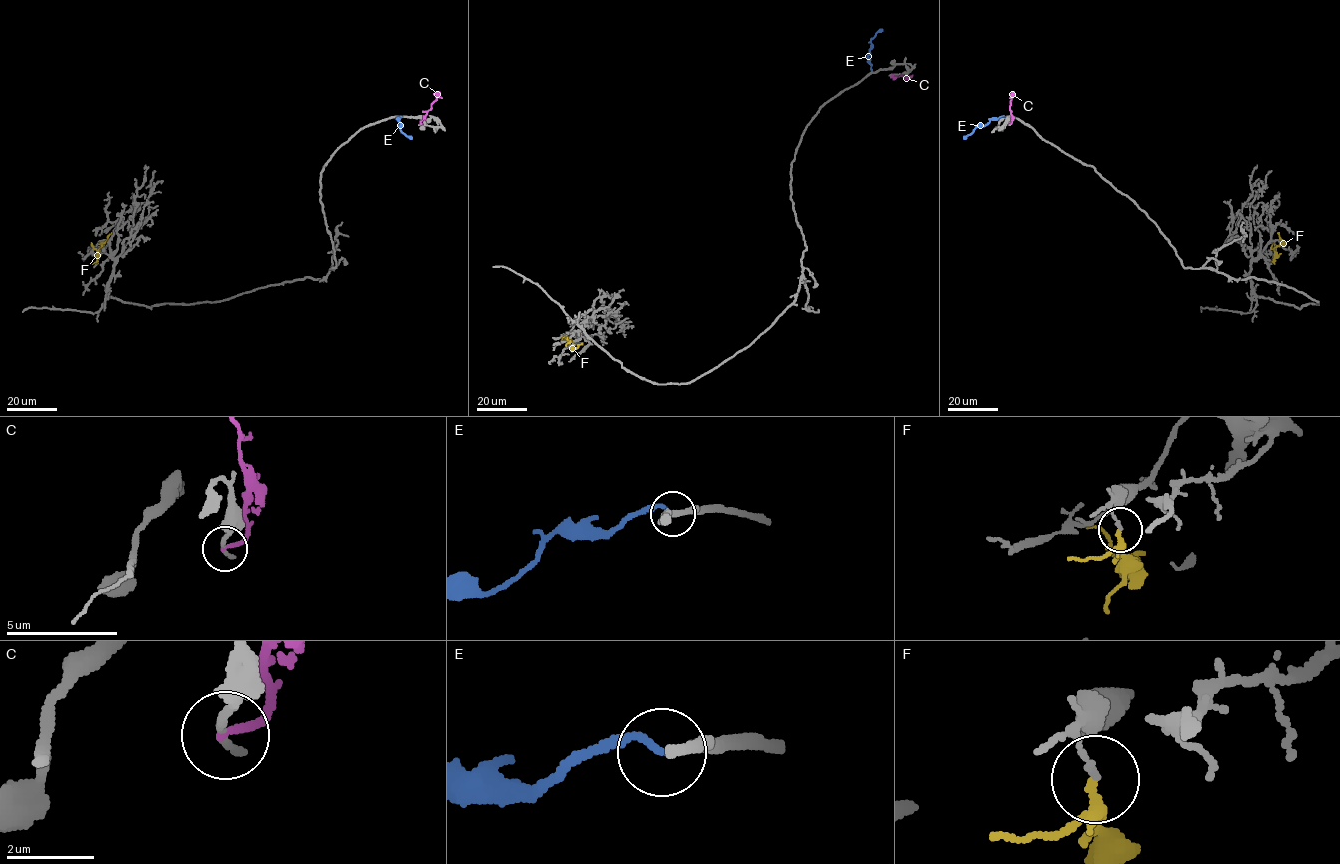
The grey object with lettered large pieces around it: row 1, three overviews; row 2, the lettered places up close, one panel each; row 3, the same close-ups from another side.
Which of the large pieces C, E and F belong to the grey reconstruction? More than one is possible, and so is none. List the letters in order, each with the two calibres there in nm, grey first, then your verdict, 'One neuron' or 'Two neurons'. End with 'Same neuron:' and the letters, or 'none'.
C: Thickness 130 nm (grey) against 180 nm. Two neurons
E: Thickness 150 nm (grey) against 170 nm. One neuron
F: Thickness 130 nm (grey) against 160 nm. Two neurons
Same neuron: E

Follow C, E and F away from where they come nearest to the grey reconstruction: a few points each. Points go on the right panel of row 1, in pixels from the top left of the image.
C: (1009, 124), (1012, 94), (1009, 98)
E: (1004, 117), (977, 126), (963, 138)
F: (1271, 261), (1274, 248), (1283, 243), (1279, 233)

